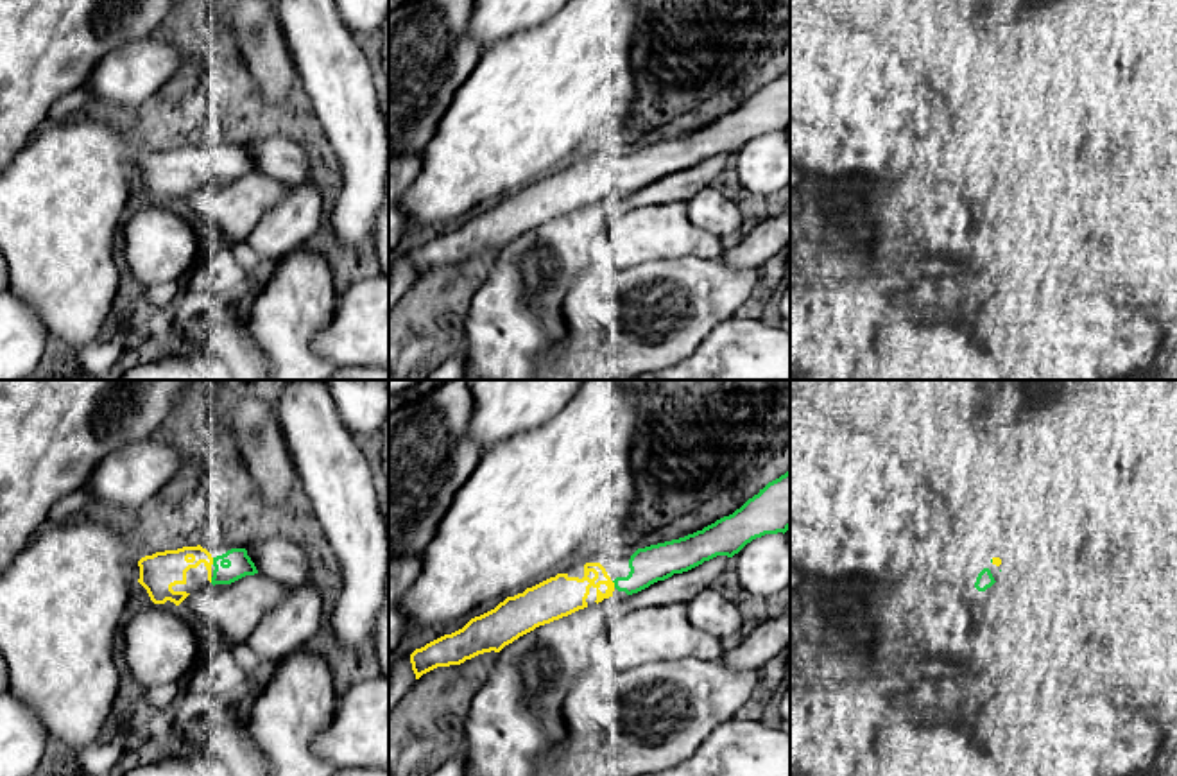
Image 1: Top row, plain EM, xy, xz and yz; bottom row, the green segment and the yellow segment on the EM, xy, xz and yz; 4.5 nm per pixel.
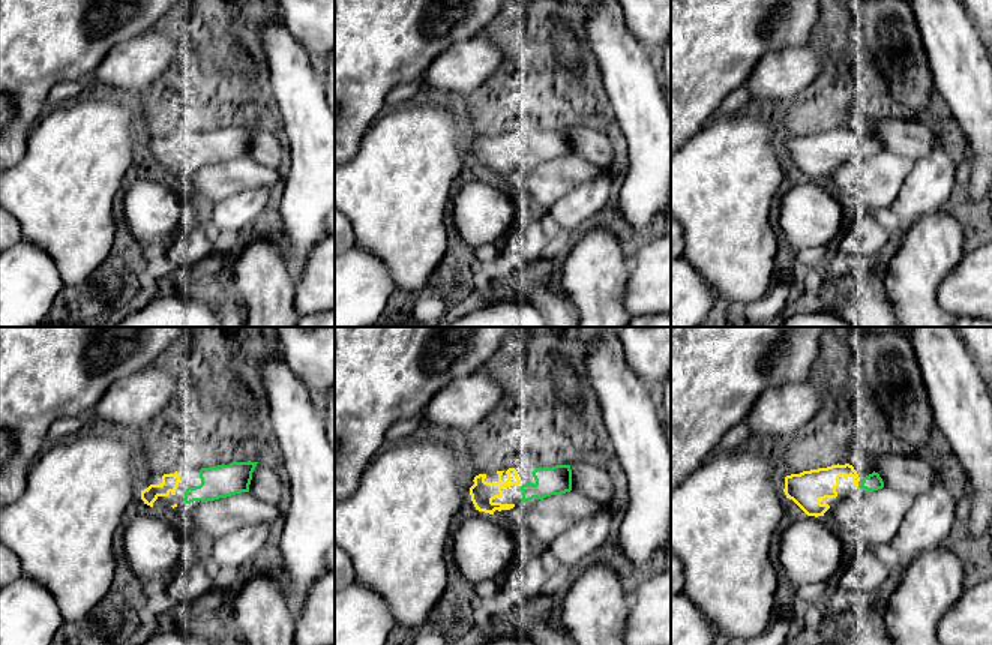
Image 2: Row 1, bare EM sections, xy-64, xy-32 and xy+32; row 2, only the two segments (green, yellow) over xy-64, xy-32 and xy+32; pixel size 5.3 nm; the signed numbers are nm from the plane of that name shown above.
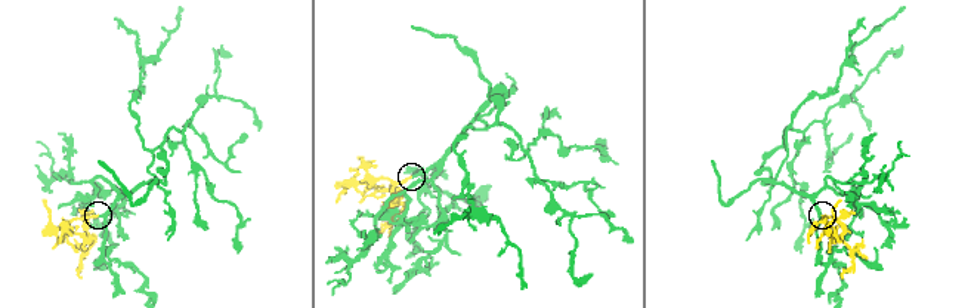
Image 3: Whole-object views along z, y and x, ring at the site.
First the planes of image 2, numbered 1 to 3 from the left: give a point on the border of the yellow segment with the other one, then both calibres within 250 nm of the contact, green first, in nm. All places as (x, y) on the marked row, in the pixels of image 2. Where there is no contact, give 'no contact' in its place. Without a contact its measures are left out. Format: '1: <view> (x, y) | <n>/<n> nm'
1: no contact
2: no contact
3: no contact

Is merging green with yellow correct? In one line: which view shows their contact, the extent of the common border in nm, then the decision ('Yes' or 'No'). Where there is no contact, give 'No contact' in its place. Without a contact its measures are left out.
Touches green in xy. Shared border 30 nm. Yes

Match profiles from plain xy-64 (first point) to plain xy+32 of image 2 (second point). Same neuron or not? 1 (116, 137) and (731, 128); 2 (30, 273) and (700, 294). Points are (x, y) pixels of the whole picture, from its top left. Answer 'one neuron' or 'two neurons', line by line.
1: one neuron
2: one neuron

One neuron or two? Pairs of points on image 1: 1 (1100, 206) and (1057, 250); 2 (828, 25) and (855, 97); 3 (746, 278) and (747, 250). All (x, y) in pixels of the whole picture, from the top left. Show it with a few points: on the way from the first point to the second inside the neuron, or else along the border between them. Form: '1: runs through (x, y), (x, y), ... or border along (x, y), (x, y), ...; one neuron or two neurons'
1: border along (1088, 221), (1061, 223); two neurons
2: runs through (828, 43), (828, 70), (837, 79); one neuron
3: border along (719, 258), (735, 267), (760, 269); two neurons

